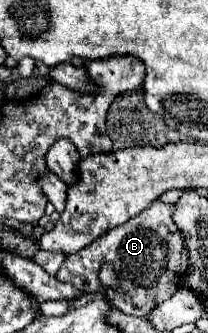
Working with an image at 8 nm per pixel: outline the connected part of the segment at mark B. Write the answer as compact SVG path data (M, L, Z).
M154 201L148 209L128 219L124 225L106 231L78 253L68 255L62 267L58 269L56 279L74 285L82 293L94 293L100 289L98 281L100 265L112 263L120 279L120 287L116 291L108 291L108 299L122 313L142 317L150 315L150 311L156 305L170 299L178 291L182 273L180 249L182 249L182 235L172 221L172 205Z

